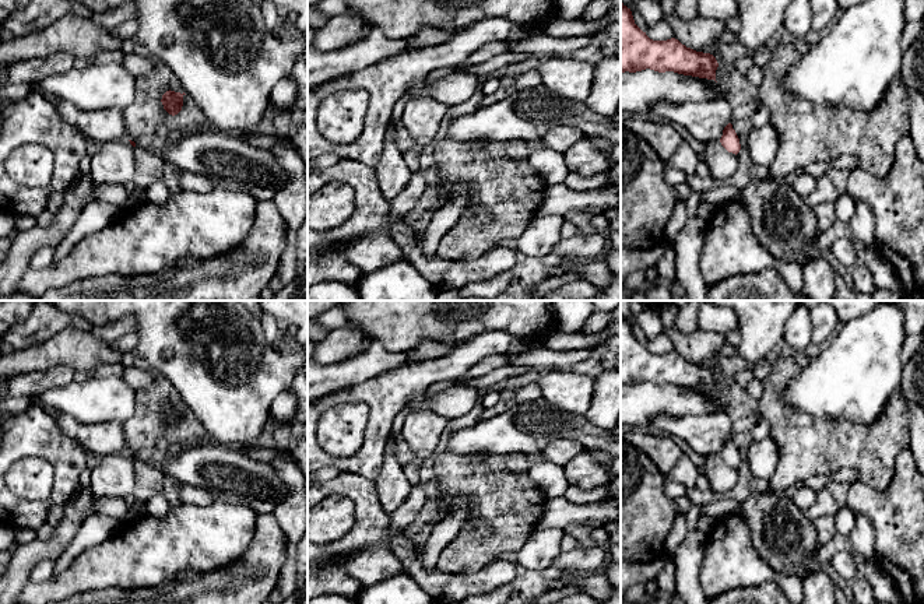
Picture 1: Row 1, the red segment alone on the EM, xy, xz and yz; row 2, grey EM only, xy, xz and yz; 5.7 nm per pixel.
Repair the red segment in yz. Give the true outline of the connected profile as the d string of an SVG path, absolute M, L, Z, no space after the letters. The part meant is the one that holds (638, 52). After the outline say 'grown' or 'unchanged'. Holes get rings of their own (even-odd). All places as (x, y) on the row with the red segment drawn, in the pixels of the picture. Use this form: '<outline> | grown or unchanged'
M621 1L621 73L646 69L716 81L719 63L710 53L696 52L678 39L653 41L633 20L630 8Z | unchanged

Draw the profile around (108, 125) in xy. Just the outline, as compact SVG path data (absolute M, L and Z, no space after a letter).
M60 99L55 106L62 119L75 126L87 140L102 144L129 140L122 109L82 110L64 99Z

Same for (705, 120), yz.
M726 99L685 103L665 101L651 106L650 113L665 122L682 124L703 143L720 140L724 127L732 120L732 109Z

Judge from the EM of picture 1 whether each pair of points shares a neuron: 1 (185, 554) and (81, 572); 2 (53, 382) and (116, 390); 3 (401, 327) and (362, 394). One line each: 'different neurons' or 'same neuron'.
1: same neuron
2: different neurons
3: different neurons

